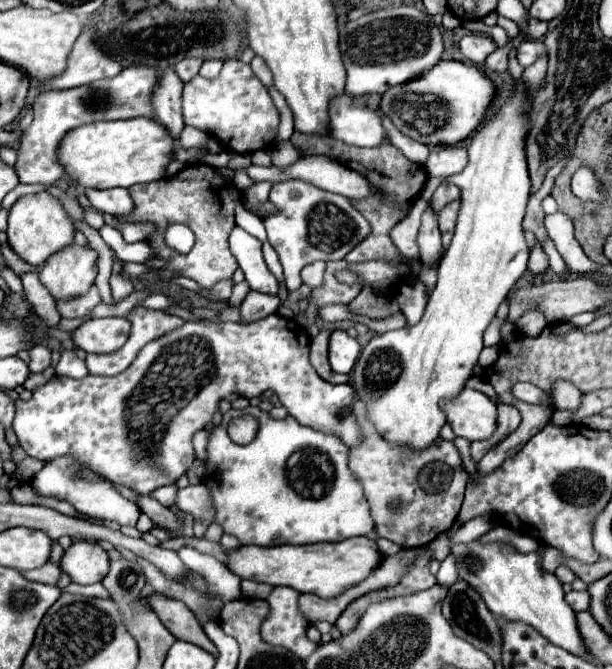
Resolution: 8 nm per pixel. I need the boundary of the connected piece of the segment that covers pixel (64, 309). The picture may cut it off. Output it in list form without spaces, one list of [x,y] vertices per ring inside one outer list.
[[[93,284],[93,288],[89,288],[87,294],[71,300],[55,300],[55,306],[61,318],[85,318],[99,302],[101,302],[101,294],[99,288]]]

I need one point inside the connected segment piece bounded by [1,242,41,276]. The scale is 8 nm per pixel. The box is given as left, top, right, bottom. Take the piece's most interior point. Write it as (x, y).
(18, 266)

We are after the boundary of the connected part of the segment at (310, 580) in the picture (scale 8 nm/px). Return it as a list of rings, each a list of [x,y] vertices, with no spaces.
[[[353,536],[343,542],[323,542],[307,546],[239,546],[227,552],[227,568],[241,580],[265,582],[271,586],[289,586],[301,594],[317,594],[321,598],[339,596],[345,588],[365,580],[381,562],[375,542],[367,536]]]

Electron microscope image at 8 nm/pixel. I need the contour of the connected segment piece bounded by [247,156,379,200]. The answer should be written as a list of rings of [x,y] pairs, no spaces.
[[[305,156],[305,158],[299,158],[293,166],[285,168],[285,170],[279,170],[279,168],[273,168],[273,166],[269,166],[269,168],[249,166],[247,174],[249,174],[249,178],[253,178],[257,182],[261,182],[261,180],[281,182],[281,180],[289,180],[289,178],[301,178],[301,180],[307,180],[307,182],[315,184],[317,188],[343,194],[343,196],[347,196],[351,200],[365,200],[369,196],[379,196],[379,192],[375,192],[375,188],[371,188],[367,184],[367,180],[363,180],[359,176],[359,172],[351,172],[349,168],[343,168],[341,164],[335,164],[335,160],[327,160],[327,156]]]

